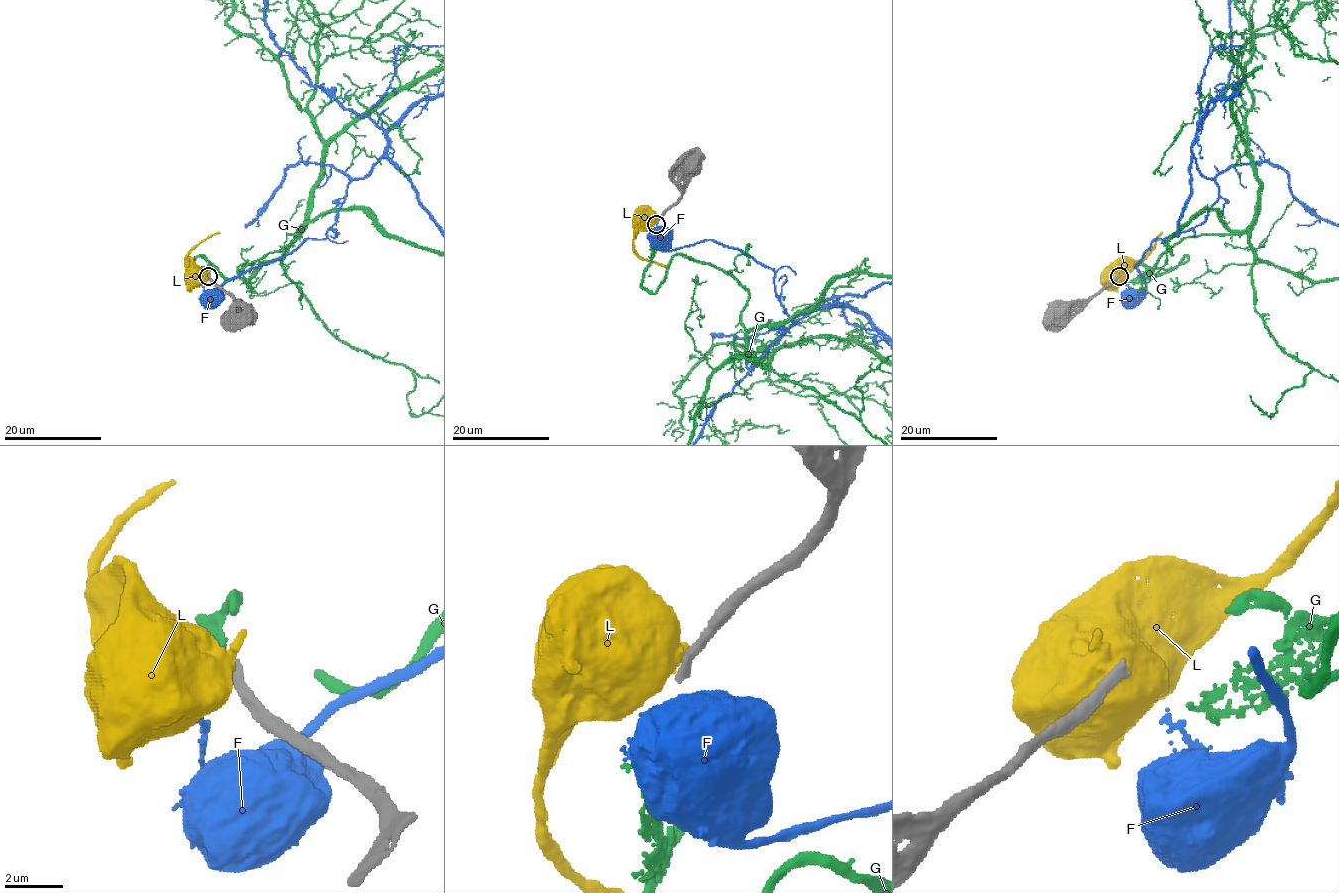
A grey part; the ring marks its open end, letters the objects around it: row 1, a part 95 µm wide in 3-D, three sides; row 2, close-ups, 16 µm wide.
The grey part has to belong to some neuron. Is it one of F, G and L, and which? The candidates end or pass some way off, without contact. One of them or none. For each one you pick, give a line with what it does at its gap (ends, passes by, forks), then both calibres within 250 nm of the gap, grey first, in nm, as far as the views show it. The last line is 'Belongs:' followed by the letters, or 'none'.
G: it passes by; 360 nm thick on the grey side, 90 nm on the other
Belongs: G

